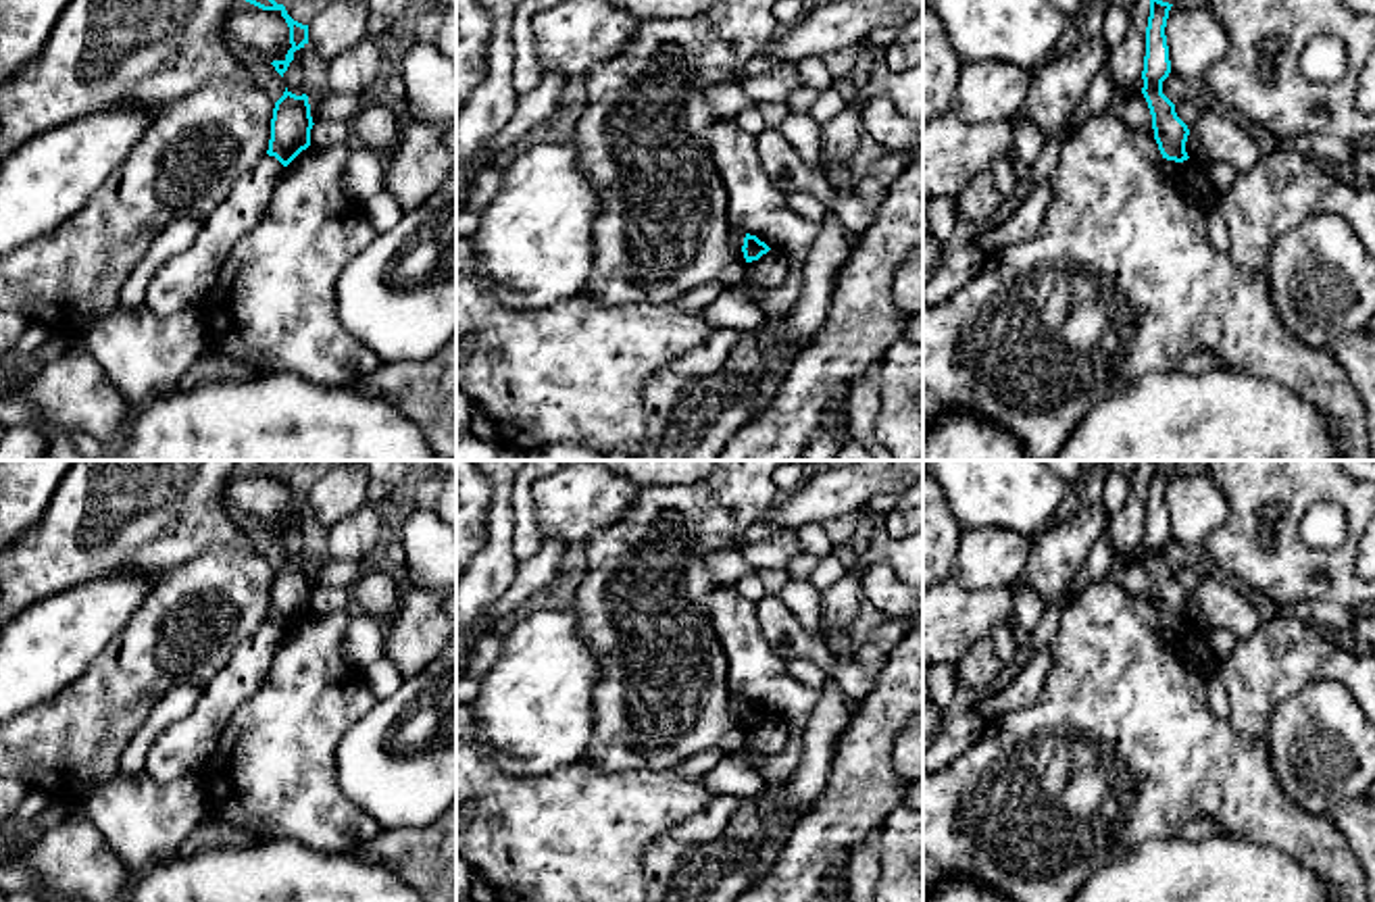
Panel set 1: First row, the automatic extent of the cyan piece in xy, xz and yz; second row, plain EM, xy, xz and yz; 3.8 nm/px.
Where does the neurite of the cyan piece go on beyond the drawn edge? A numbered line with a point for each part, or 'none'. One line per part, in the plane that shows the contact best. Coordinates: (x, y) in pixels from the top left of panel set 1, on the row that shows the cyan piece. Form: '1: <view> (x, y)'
1: xz (736, 238)

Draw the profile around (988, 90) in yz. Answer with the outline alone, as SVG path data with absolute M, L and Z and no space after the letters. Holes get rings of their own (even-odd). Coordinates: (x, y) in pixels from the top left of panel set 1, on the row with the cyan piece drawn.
M1004 60L962 62L952 108L971 125L1012 119L1031 90L1031 77L1031 71Z

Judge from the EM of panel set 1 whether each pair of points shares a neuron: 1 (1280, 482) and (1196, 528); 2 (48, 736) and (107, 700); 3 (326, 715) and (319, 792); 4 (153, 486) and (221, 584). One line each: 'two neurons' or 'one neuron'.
1: two neurons
2: one neuron
3: one neuron
4: two neurons

